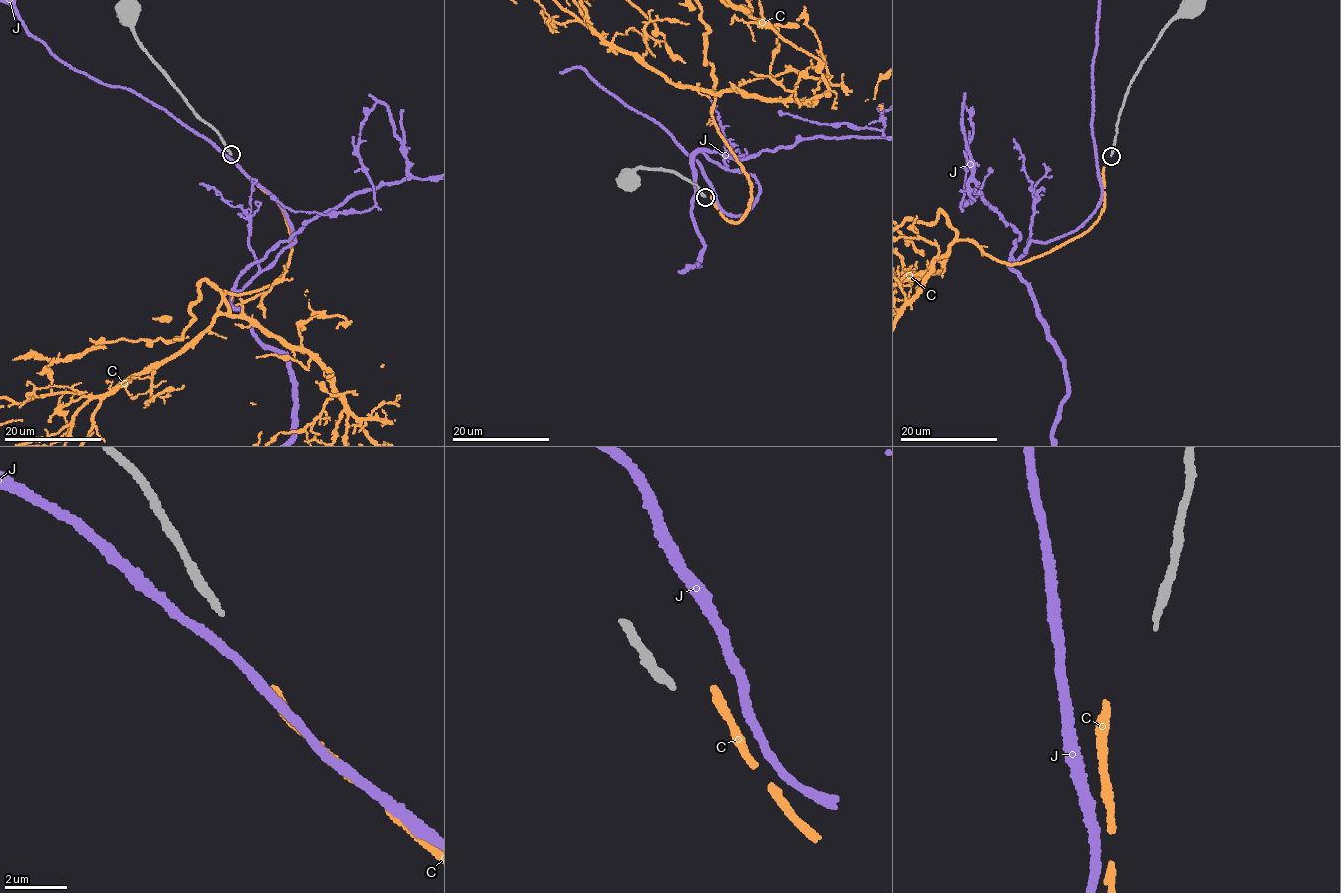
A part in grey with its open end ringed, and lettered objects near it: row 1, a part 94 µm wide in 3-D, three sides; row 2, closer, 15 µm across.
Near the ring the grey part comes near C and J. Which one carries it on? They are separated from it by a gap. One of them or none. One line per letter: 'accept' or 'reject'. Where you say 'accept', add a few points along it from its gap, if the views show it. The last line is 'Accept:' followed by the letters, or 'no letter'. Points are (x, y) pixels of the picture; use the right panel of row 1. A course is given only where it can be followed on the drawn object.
C: accept; course (1104, 167), (1099, 219), (1065, 244), (1010, 264), (957, 239), (938, 271)
J: reject
Accept: C

